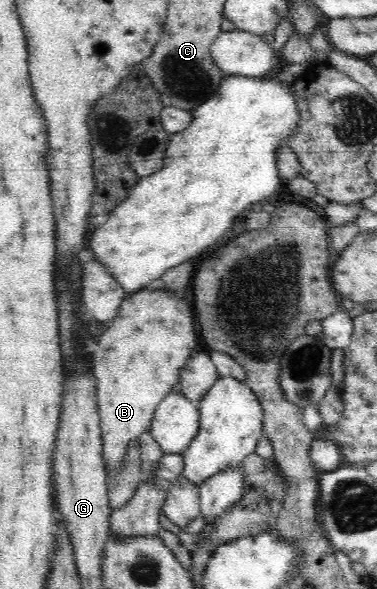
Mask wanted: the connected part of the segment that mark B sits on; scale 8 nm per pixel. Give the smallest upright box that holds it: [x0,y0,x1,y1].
[91,288,198,474]

